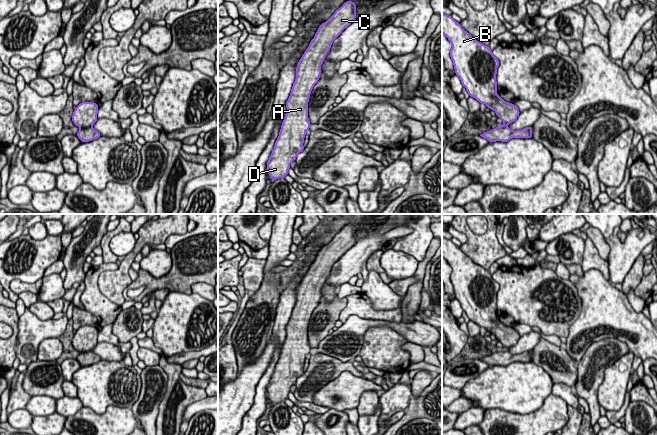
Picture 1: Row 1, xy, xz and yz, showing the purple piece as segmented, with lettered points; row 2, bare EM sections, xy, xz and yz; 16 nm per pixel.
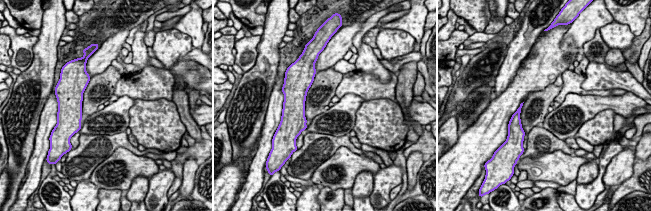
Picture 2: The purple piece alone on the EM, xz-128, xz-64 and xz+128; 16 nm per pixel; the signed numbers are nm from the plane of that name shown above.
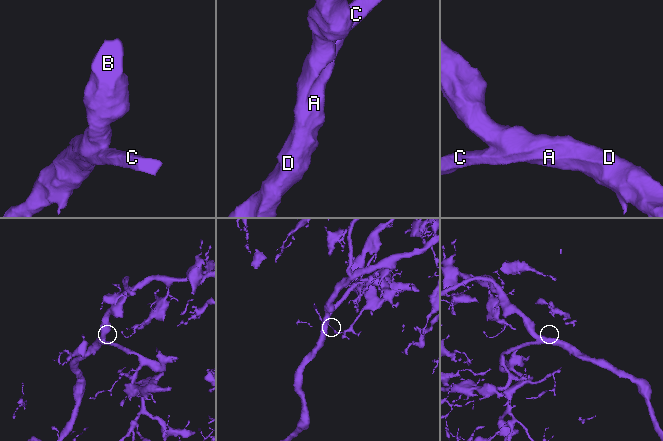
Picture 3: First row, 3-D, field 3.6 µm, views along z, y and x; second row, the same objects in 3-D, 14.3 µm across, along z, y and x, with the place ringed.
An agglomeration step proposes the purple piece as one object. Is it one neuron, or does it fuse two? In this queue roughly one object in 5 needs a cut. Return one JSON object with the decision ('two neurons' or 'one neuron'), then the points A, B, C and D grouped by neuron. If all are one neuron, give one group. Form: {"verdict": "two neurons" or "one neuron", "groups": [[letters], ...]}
{"verdict": "one neuron", "groups": [["A", "B", "C", "D"]]}

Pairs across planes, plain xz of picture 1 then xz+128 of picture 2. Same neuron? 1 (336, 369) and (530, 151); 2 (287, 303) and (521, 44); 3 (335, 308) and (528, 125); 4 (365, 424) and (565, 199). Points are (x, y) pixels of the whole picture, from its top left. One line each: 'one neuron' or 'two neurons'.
1: one neuron
2: one neuron
3: one neuron
4: two neurons

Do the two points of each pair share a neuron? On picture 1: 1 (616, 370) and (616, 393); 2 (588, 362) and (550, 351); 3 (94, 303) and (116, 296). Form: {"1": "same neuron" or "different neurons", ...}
{"1": "same neuron", "2": "different neurons", "3": "different neurons"}

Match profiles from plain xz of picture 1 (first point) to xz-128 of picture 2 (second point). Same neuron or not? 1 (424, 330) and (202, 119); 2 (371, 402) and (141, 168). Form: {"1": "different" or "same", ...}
{"1": "same", "2": "different"}

